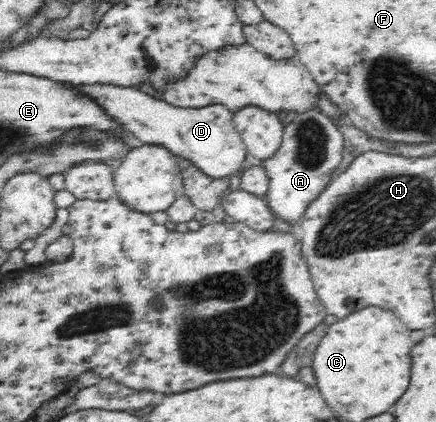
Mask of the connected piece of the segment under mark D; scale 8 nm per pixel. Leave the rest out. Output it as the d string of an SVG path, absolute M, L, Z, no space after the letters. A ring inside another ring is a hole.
M66 83L78 97L92 101L102 107L101 111L140 141L164 144L174 154L192 160L204 172L220 177L238 171L248 151L233 120L233 111L225 105L212 104L204 107L180 107L146 93L138 84L88 83L72 85Z

